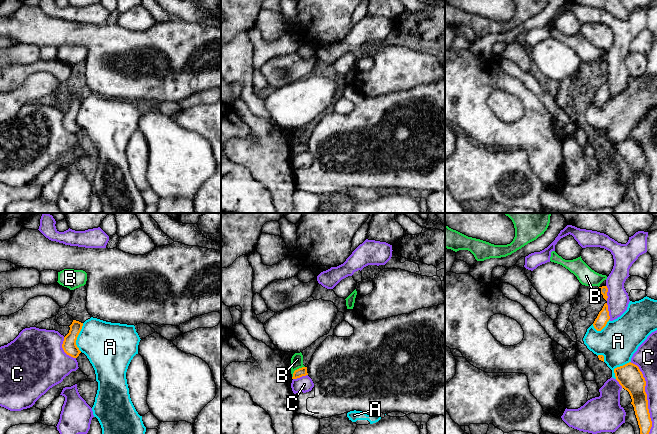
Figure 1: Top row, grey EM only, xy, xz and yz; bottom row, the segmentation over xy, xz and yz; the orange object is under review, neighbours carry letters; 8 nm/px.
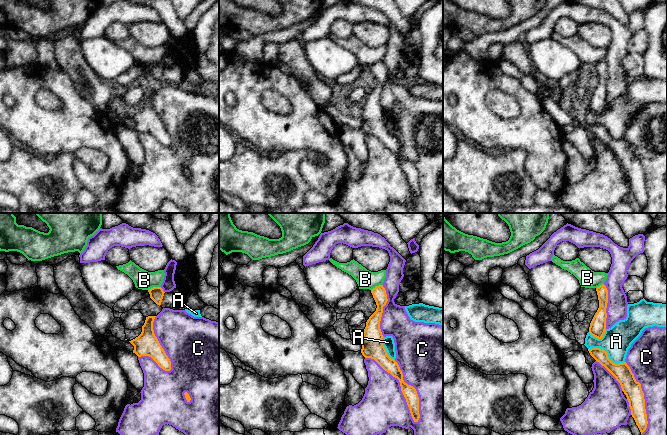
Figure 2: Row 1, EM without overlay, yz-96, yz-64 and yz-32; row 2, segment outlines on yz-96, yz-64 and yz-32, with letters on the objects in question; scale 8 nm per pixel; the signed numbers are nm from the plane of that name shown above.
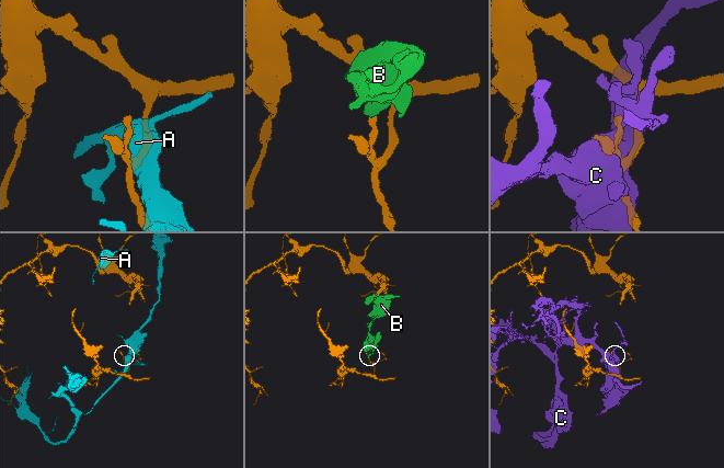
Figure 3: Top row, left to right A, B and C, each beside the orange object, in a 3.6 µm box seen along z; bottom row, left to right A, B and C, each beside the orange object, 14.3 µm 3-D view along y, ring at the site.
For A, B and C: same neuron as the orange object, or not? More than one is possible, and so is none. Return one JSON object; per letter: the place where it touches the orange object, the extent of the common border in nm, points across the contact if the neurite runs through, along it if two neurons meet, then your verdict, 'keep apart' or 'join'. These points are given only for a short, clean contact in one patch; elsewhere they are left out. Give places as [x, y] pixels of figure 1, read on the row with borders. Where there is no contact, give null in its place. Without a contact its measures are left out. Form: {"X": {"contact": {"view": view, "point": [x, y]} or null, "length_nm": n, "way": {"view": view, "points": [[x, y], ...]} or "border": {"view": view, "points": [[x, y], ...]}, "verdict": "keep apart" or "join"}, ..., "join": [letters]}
{"A": {"contact": {"view": "xy", "point": [77, 336]}, "length_nm": 240, "verdict": "keep apart"}, "B": {"contact": {"view": "xz", "point": [297, 369]}, "length_nm": 140, "border": {"view": "xz", "points": [[304, 366], [296, 369], [292, 377]]}, "verdict": "keep apart"}, "C": {"contact": {"view": "yz", "point": [646, 396]}, "length_nm": 600, "verdict": "keep apart"}, "join": []}

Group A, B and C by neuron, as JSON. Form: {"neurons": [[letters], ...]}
{"neurons": [["A"], ["B"], ["C"]]}

